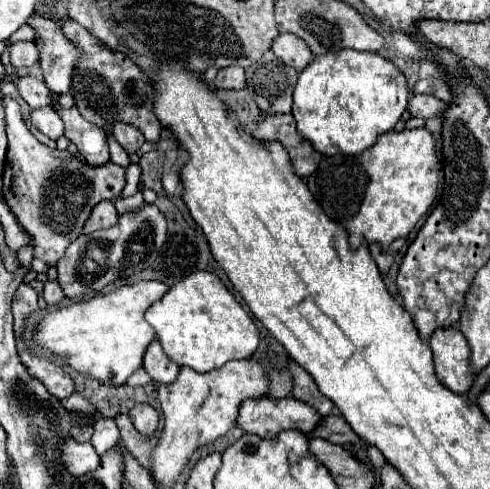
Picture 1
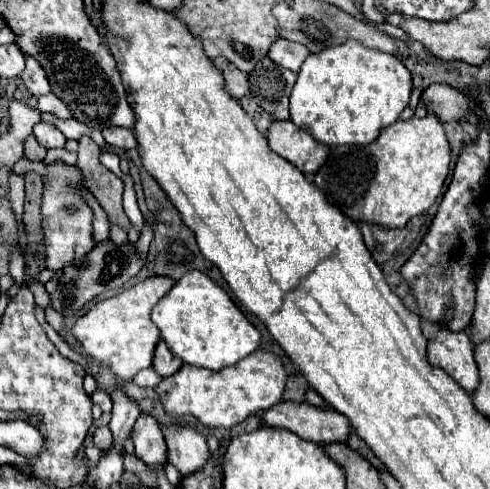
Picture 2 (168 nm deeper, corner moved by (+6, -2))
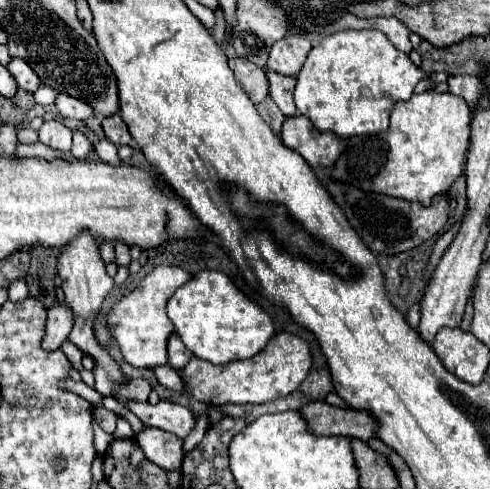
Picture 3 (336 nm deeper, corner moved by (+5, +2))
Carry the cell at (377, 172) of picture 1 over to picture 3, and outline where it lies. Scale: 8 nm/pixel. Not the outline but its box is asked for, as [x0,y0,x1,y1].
[332,90,472,202]

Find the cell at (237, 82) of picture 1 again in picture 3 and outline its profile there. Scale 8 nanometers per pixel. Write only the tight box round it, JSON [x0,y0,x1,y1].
[230,58,270,104]

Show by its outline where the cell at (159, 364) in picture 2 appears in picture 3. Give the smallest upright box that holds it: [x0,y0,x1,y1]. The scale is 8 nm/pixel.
[168,334,194,368]

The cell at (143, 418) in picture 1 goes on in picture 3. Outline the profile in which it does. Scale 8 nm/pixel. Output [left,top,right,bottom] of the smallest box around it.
[136,428,184,472]

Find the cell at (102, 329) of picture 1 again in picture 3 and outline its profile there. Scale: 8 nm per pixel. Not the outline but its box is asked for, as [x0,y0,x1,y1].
[110,266,190,368]

